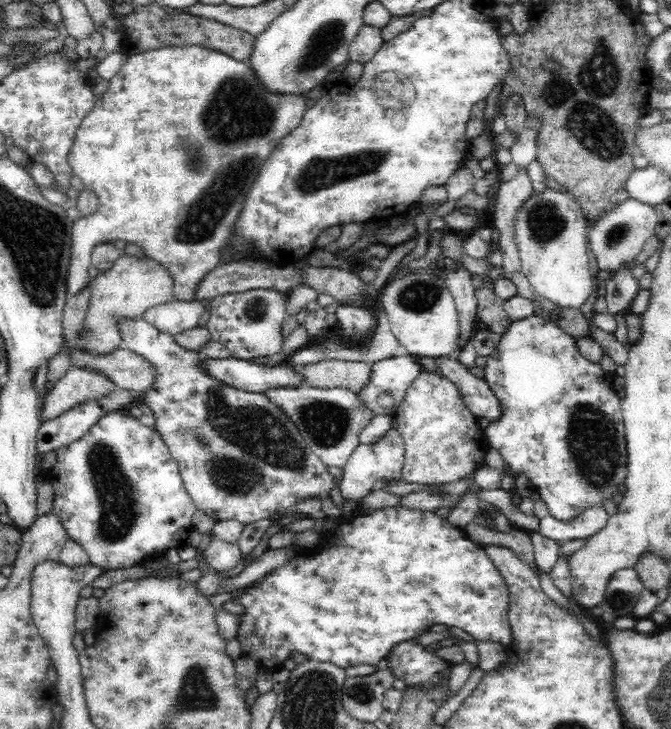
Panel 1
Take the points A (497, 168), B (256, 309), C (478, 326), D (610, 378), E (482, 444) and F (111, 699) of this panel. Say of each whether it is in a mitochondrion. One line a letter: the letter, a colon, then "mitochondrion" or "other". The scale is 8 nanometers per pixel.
A: other
B: mitochondrion
C: other
D: other
E: other
F: other

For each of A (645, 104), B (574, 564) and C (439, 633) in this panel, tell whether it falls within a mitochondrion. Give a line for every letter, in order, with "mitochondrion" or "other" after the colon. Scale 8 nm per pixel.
A: other
B: other
C: other

